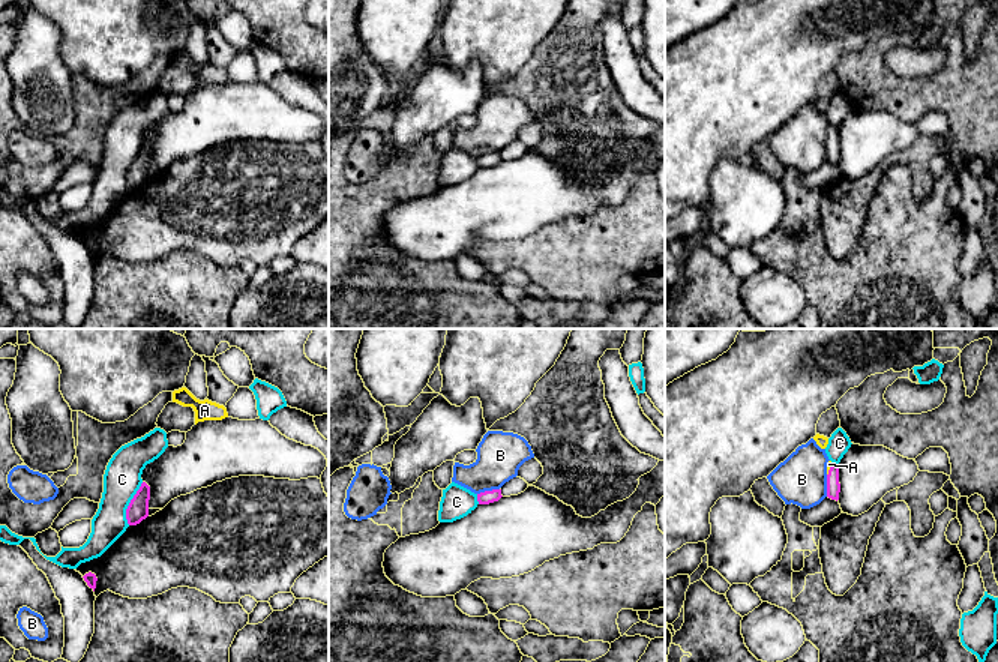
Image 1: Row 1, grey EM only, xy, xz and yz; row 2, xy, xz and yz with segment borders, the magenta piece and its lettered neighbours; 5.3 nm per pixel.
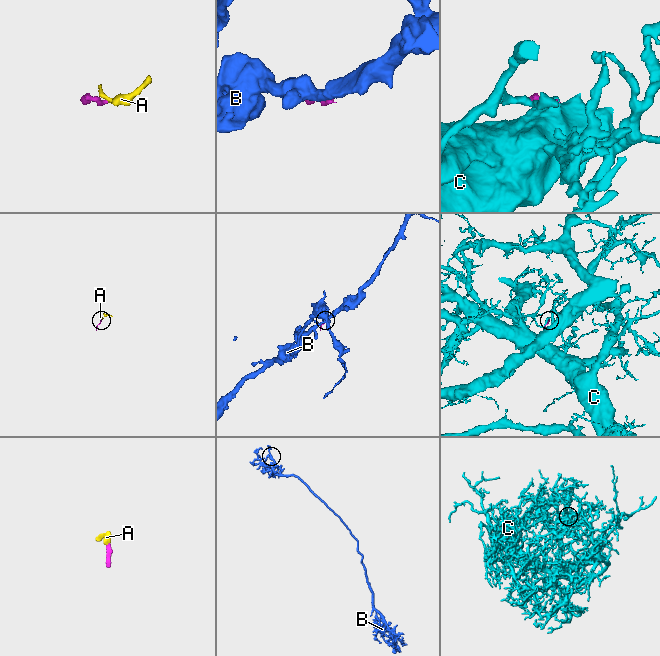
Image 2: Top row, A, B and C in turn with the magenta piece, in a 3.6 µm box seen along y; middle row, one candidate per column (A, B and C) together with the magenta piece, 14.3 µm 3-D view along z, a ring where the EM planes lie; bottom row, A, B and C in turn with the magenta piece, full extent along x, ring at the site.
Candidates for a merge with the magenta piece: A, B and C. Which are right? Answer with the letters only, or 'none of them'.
A

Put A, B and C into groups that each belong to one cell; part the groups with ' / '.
A / B / C

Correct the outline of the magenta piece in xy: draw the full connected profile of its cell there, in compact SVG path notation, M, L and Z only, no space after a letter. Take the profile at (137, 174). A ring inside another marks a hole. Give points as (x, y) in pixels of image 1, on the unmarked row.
M143 146L126 173L129 189L137 189L149 180L150 150Z

